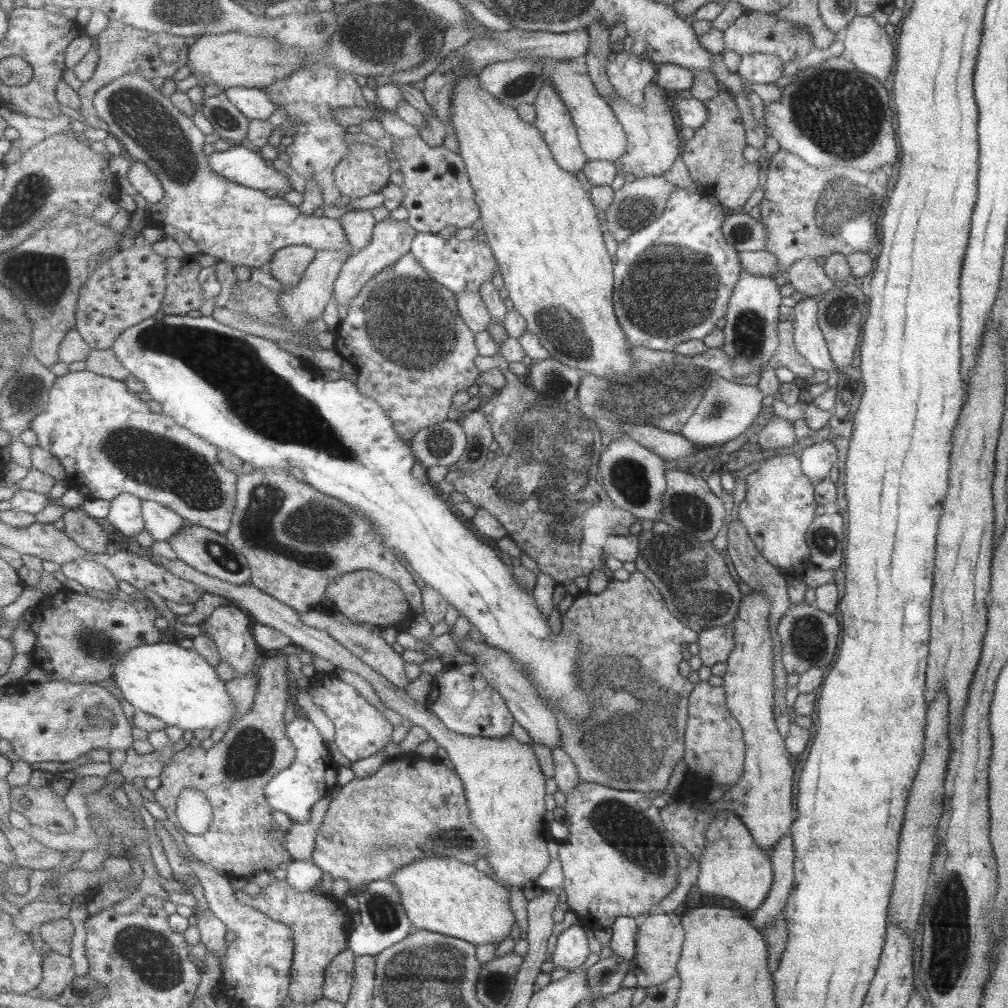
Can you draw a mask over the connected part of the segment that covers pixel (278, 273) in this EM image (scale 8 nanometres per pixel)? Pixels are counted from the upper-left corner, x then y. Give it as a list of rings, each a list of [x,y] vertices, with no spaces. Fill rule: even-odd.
[[[312,245],[287,246],[268,264],[271,274],[282,284],[282,290],[298,287],[307,276],[307,270],[315,261],[319,250]]]

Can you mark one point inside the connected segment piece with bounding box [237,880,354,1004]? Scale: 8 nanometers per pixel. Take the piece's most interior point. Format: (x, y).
(323, 925)

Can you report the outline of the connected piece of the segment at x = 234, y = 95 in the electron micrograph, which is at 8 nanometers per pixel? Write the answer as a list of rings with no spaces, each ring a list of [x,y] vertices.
[[[236,87],[230,88],[226,92],[231,101],[252,121],[268,120],[278,109],[277,104],[274,104],[272,97],[265,89]]]

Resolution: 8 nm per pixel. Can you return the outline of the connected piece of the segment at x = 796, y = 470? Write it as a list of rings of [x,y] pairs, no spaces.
[[[797,454],[774,456],[746,477],[747,491],[743,501],[737,502],[735,515],[746,527],[760,554],[786,576],[798,576],[812,567],[810,551],[804,535],[817,517],[818,503],[815,484],[802,472]]]

